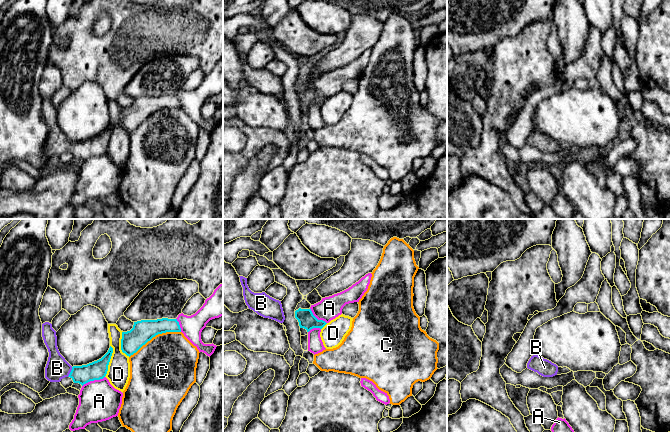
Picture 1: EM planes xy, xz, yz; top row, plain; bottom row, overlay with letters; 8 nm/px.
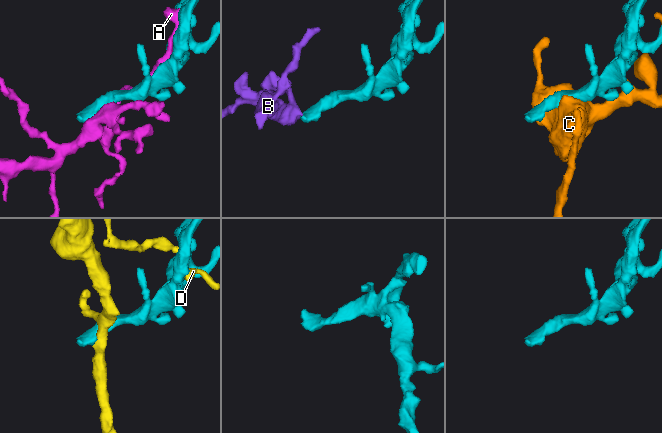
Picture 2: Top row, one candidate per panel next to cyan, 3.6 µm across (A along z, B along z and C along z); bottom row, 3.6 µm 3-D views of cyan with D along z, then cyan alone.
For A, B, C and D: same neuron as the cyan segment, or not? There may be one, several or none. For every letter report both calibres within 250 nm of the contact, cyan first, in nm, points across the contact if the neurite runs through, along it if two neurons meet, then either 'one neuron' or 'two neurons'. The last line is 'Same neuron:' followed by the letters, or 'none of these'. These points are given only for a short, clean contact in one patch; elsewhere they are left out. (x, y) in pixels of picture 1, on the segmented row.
A: 150 nm thick on the cyan side, 320 nm on the other; two neurons
B: 150 nm thick on the cyan side, 190 nm on the other; runs through xy (97, 370), (70, 372), (57, 368); one neuron
C: 180 nm thick on the cyan side, 480 nm on the other; two neurons
D: 150 nm thick on the cyan side, 190 nm on the other; two neurons
Same neuron: B

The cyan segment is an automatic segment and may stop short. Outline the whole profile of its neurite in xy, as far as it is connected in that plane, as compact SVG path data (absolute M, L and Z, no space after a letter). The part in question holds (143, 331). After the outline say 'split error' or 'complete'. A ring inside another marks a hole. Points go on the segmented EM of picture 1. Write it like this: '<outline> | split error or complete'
M162 318L134 322L130 331L122 332L121 350L130 357L153 337L166 332L181 332L177 319Z | complete

